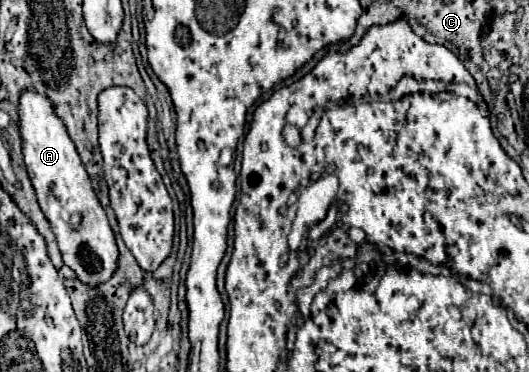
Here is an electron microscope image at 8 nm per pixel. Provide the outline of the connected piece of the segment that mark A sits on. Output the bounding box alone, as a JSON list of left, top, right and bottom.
[18,90,118,286]

